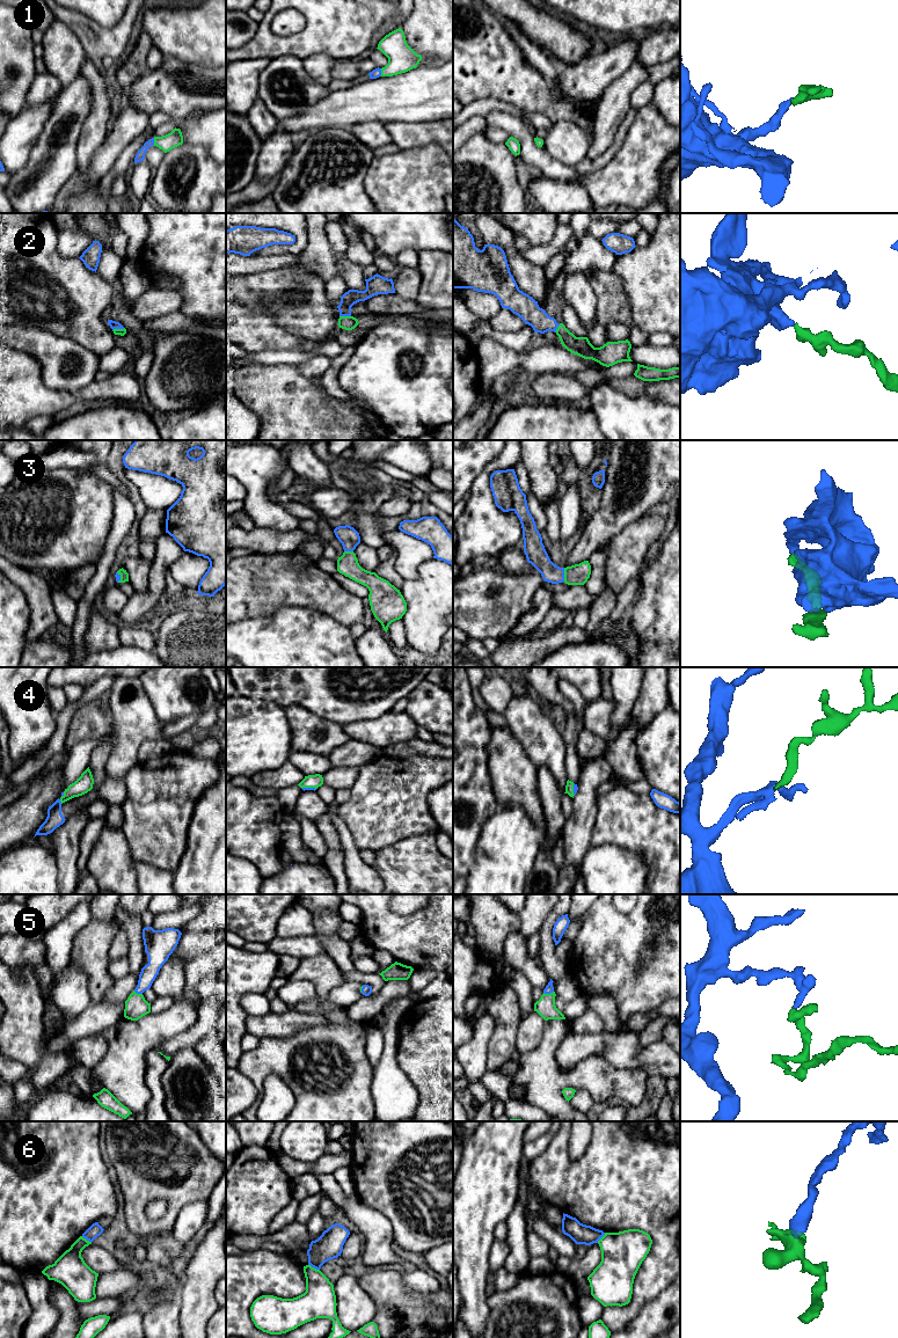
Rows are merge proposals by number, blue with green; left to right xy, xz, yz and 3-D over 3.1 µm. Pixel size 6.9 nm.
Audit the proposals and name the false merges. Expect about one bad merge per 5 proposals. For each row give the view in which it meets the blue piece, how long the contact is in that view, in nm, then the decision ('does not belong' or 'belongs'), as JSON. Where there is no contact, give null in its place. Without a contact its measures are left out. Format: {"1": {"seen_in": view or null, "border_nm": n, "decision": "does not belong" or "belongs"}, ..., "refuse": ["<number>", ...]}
{"1": {"seen_in": "xz", "border_nm": 60, "decision": "belongs"}, "2": {"seen_in": "xz", "border_nm": 80, "decision": "belongs"}, "3": {"seen_in": "yz", "border_nm": 100, "decision": "belongs"}, "4": {"seen_in": "xy", "border_nm": 40, "decision": "belongs"}, "5": {"seen_in": "yz", "border_nm": 70, "decision": "belongs"}, "6": {"seen_in": "xz", "border_nm": 90, "decision": "does not belong"}, "refuse": ["6"]}

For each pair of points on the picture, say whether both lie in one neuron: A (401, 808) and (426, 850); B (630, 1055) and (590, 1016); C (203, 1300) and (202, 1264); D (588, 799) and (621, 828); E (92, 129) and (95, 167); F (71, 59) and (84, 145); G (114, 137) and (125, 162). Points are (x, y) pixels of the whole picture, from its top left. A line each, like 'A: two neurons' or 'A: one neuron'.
A: two neurons
B: two neurons
C: one neuron
D: two neurons
E: two neurons
F: two neurons
G: two neurons

